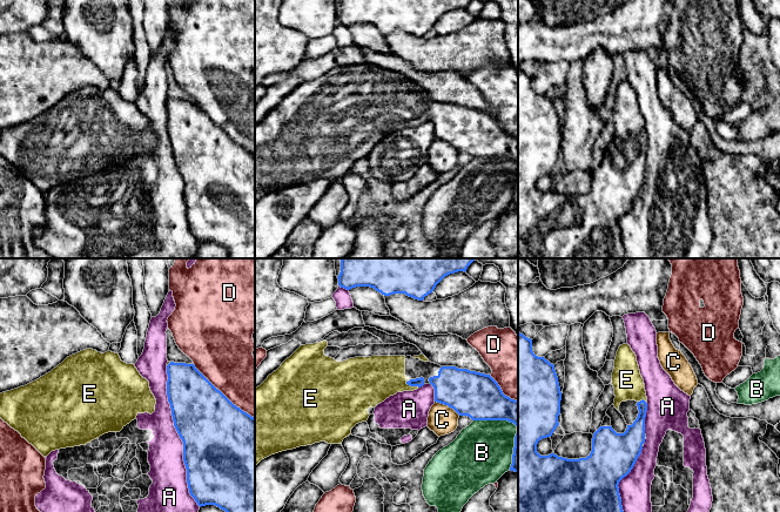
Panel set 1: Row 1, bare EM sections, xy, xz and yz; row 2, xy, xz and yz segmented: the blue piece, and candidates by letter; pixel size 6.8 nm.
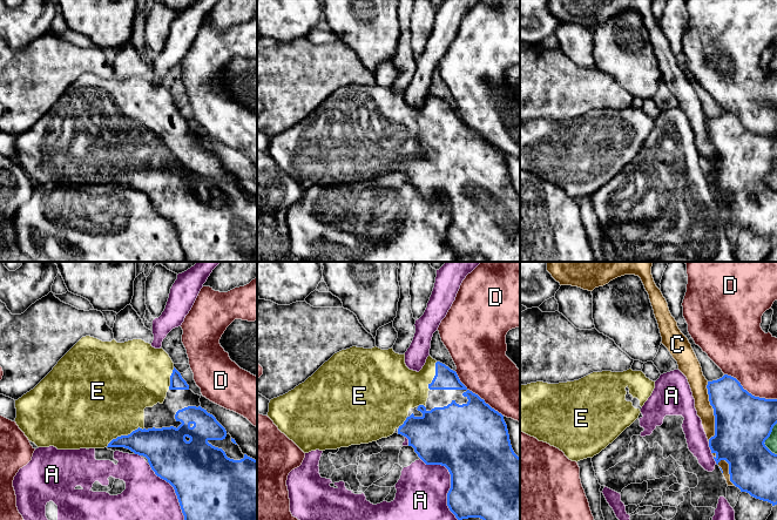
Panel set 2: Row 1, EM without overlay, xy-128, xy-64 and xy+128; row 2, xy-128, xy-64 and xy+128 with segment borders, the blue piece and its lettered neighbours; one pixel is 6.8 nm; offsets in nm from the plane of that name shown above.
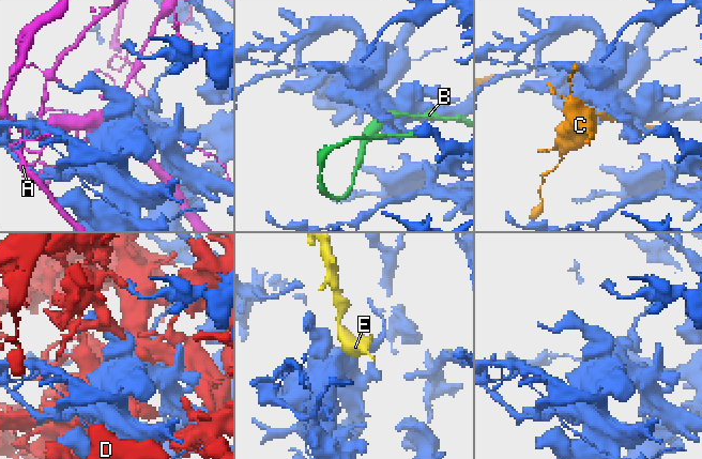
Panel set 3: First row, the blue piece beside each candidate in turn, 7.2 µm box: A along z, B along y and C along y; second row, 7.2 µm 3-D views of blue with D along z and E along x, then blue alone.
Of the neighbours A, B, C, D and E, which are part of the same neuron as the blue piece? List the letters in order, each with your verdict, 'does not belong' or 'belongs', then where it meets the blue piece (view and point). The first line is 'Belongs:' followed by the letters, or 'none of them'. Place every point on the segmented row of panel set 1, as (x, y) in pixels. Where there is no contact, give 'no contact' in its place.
Belongs: E
A: does not belong; meets blue in xy at (179, 435)
B: does not belong; meets blue in xz at (516, 425)
C: does not belong; meets blue in xz at (448, 405)
D: does not belong; meets blue in xy at (222, 393)
E: belongs; meets blue in xz at (412, 385)

